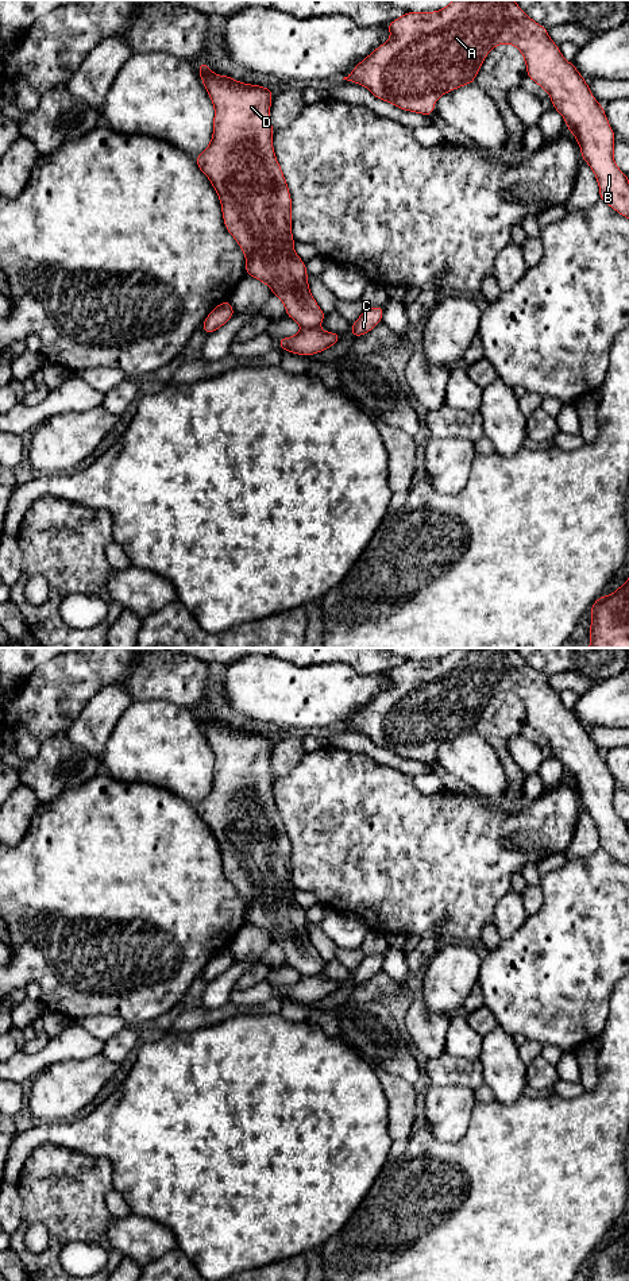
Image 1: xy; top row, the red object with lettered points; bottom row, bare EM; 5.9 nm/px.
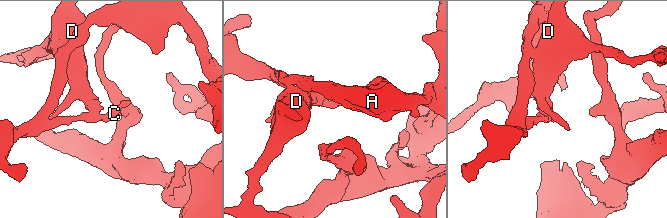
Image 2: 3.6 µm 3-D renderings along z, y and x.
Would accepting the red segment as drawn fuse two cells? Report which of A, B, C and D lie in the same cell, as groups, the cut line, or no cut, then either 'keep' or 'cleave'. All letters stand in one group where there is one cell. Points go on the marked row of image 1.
A B C / D | xy (303, 327), (317, 328) | cleave

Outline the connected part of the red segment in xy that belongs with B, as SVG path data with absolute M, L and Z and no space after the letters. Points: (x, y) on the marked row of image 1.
M454 0L435 12L405 12L390 22L391 38L360 61L343 80L366 86L377 99L395 107L433 115L436 100L451 90L475 82L486 55L503 43L514 45L526 63L526 76L544 88L553 108L564 117L580 146L580 155L599 185L599 198L629 219L629 177L614 162L616 134L587 82L572 62L564 59L548 30L532 20L514 0Z

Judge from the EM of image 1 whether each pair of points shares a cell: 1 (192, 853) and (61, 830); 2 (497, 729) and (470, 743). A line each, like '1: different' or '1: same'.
1: same
2: different

